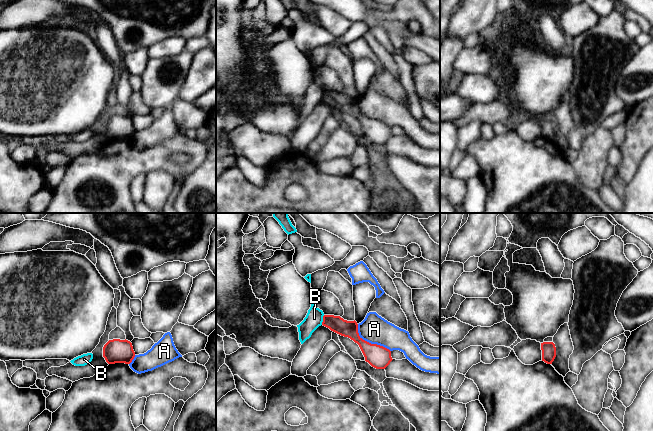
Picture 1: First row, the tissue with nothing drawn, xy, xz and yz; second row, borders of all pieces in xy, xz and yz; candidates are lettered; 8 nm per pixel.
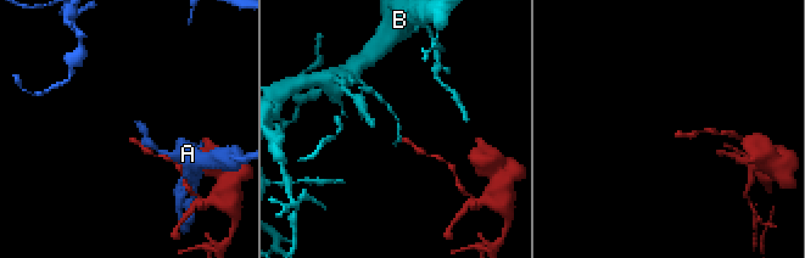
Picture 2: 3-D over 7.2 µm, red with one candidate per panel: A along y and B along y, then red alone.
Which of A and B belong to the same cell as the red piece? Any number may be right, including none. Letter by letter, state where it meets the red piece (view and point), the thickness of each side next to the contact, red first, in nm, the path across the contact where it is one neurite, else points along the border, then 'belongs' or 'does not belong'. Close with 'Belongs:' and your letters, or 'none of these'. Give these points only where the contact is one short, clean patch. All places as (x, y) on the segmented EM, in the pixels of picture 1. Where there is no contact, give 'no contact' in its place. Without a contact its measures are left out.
A: xz (368, 342) | 190/220 nm | does not belong
B: xz (323, 320) | 130/140 nm | along xz (324, 315), (321, 324) | does not belong
Belongs: none of these

